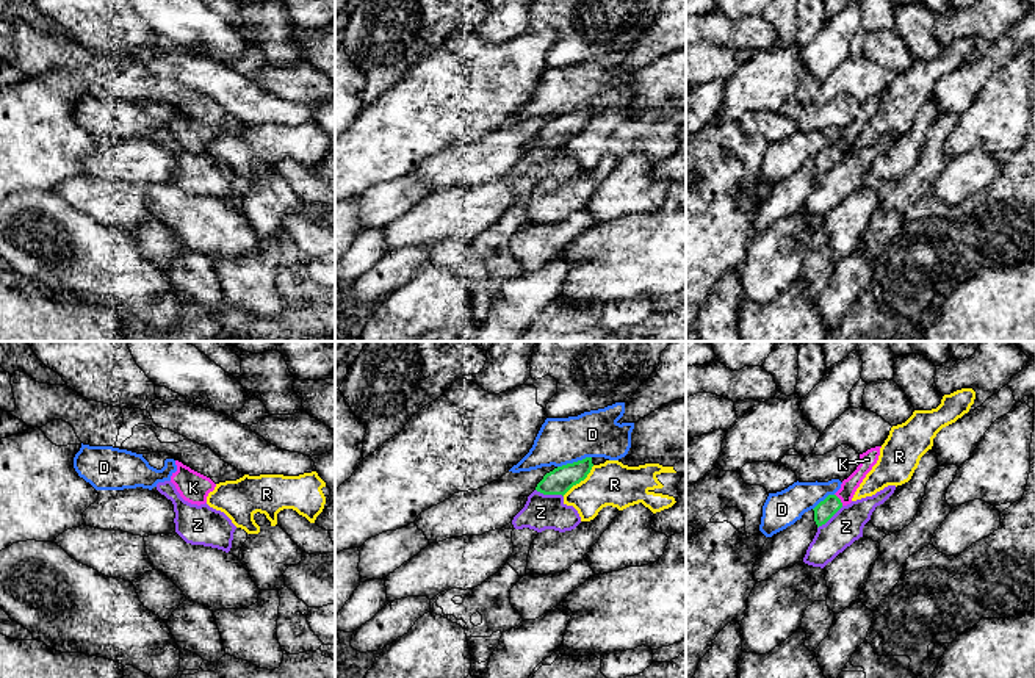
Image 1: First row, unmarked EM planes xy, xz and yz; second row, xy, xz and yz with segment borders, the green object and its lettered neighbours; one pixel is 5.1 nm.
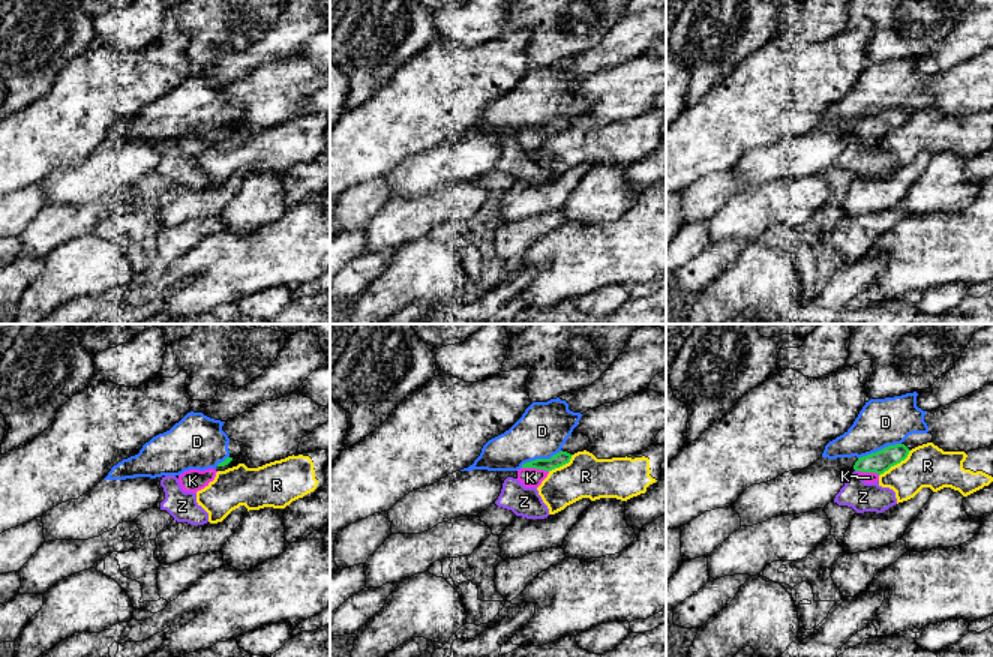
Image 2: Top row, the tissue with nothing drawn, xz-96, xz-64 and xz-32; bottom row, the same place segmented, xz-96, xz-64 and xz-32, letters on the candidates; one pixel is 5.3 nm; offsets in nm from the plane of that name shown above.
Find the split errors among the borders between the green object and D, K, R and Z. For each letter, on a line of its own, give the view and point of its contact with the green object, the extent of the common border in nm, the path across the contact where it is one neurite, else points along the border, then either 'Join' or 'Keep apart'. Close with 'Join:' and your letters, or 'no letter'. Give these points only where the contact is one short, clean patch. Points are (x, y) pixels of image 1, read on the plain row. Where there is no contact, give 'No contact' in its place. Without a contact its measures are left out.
D: Touches green at xz (573, 111). Shared border 190 nm. Keep apart
K: Touches green at yz (840, 149). Shared border 80 nm. Path across: yz (824, 160), (840, 149), (849, 135). Join
R: Touches green at xz (580, 130). Shared border 220 nm. Keep apart
Z: Touches green at xz (550, 143). Shared border 150 nm. Keep apart
Join: K

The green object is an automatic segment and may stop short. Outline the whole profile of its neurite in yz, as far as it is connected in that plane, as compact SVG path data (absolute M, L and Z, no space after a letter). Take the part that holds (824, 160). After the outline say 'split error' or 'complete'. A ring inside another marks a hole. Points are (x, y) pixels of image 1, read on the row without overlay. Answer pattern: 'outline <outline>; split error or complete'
outline M875 96L860 103L860 114L847 128L842 130L841 138L835 144L828 144L813 158L817 177L825 174L842 155L852 152L856 138L877 113L880 97L882 96Z; split error

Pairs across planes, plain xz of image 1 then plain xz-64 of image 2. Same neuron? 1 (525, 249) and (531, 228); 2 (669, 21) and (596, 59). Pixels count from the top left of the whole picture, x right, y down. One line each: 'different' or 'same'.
1: same
2: same

